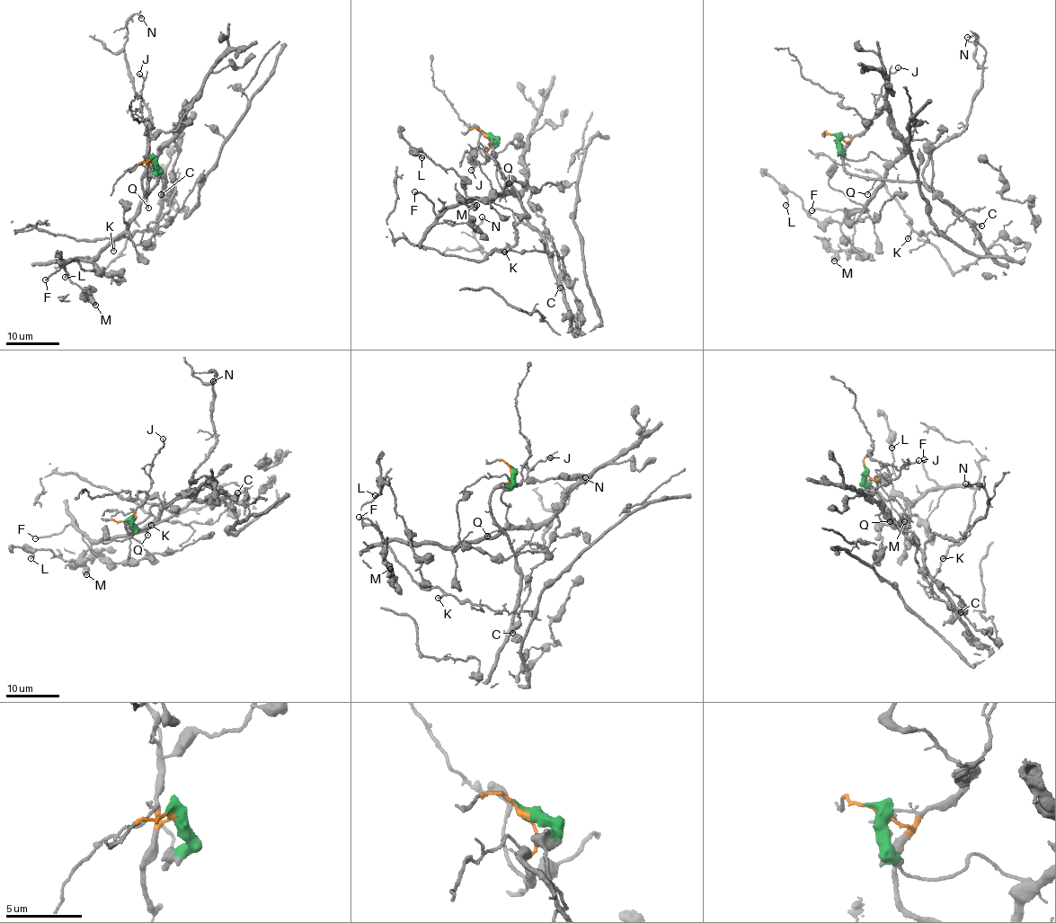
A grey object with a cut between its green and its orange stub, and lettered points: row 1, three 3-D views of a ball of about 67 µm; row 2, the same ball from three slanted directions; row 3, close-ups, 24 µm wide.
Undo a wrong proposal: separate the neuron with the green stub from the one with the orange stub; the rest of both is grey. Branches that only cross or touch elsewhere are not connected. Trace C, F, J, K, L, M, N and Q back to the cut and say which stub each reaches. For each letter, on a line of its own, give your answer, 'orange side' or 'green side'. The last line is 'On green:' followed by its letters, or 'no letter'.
C: orange side
F: green side
J: orange side
K: green side
L: green side
M: green side
N: orange side
Q: orange side
On green: F, K, L, M

